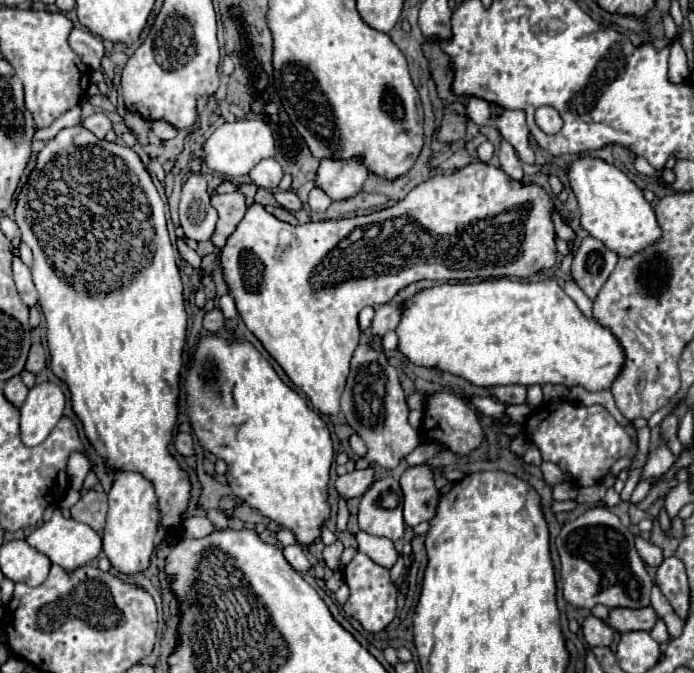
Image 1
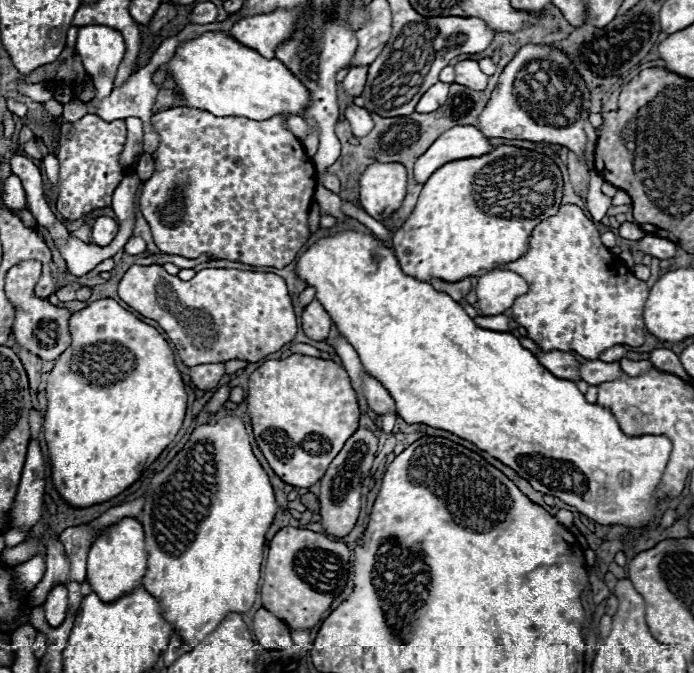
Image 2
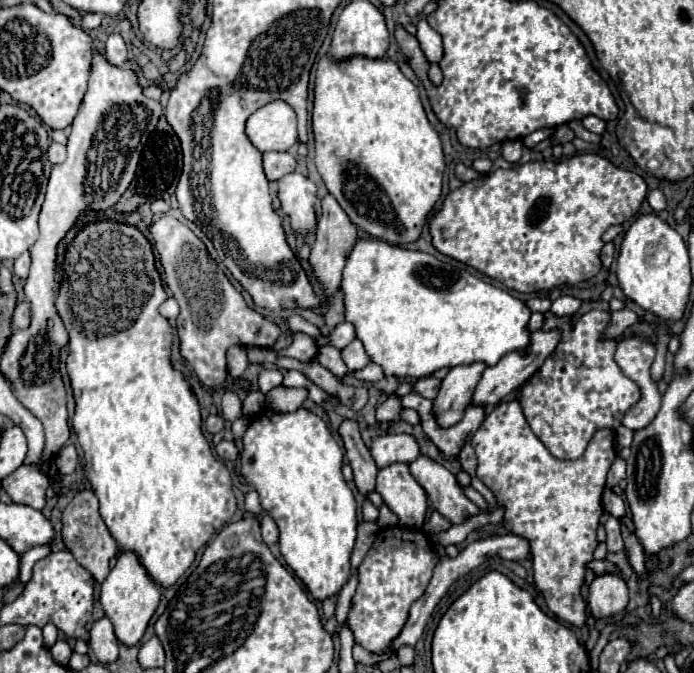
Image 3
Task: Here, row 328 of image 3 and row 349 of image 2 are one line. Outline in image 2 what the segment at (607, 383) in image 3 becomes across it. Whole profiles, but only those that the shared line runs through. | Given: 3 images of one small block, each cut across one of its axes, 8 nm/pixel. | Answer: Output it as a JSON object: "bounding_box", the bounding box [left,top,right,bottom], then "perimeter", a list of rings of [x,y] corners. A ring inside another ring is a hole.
{"bounding_box":[492,204,648,360],"perimeter":[[[566,204],[534,228],[530,248],[520,260],[492,270],[510,270],[528,282],[528,292],[518,296],[510,308],[510,318],[526,328],[528,338],[542,350],[574,350],[590,360],[616,344],[644,344],[642,308],[648,298],[648,286],[626,266],[614,264],[616,258],[600,242],[594,222],[586,218],[580,206]]]}

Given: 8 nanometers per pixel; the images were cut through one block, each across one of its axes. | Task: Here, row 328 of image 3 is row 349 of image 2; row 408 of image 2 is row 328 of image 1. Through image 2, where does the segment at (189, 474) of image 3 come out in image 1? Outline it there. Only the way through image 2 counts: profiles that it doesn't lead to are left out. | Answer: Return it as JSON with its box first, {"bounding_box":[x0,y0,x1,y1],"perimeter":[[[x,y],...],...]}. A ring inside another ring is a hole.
{"bounding_box":[14,124,190,530],"perimeter":[[[82,124],[60,130],[52,140],[46,142],[46,146],[38,152],[36,160],[38,160],[36,168],[30,172],[26,184],[20,190],[14,220],[20,228],[24,244],[34,254],[32,278],[40,294],[40,308],[42,308],[42,314],[46,318],[46,328],[48,328],[46,342],[50,350],[50,368],[58,378],[62,378],[68,384],[70,394],[72,394],[72,408],[76,416],[82,420],[84,432],[90,444],[96,448],[96,452],[102,458],[106,458],[106,462],[112,468],[128,468],[130,472],[138,472],[144,478],[148,478],[156,488],[162,526],[166,530],[178,530],[180,520],[182,520],[180,514],[184,512],[190,500],[190,480],[188,480],[188,474],[180,470],[178,462],[168,454],[168,442],[172,440],[172,428],[176,424],[176,414],[178,414],[176,410],[178,374],[182,368],[182,348],[186,342],[186,310],[184,310],[184,298],[182,298],[182,280],[180,280],[180,272],[176,266],[176,256],[174,256],[174,248],[172,248],[167,228],[166,204],[160,198],[140,156],[132,148],[124,144],[100,140],[90,130],[86,130]]]}

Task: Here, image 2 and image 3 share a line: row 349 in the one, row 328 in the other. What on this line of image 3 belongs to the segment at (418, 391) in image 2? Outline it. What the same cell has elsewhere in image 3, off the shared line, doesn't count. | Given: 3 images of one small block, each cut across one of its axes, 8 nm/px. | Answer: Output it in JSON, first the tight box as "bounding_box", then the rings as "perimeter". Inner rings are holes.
{"bounding_box":[342,238,530,378],"perimeter":[[[358,238],[352,246],[342,272],[342,292],[346,322],[354,326],[356,338],[364,344],[368,358],[380,364],[386,376],[424,378],[440,368],[472,362],[494,366],[502,356],[524,350],[530,342],[530,332],[526,330],[530,310],[522,300],[432,254],[398,248],[374,238]]]}

